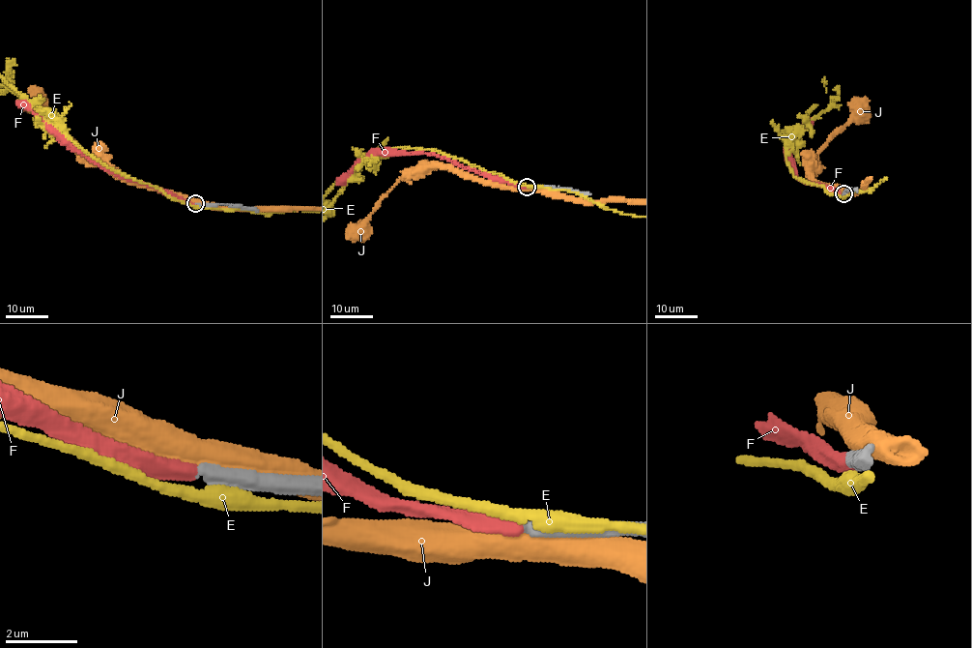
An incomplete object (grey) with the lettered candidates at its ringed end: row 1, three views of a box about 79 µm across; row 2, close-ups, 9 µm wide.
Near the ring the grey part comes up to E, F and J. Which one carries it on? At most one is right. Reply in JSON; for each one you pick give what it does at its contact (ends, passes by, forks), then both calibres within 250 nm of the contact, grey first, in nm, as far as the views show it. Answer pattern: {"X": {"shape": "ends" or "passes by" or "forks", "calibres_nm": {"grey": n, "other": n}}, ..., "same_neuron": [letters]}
{"F": {"shape": "ends", "calibres_nm": {"grey": 380, "other": 420}}, "same_neuron": ["F"]}

